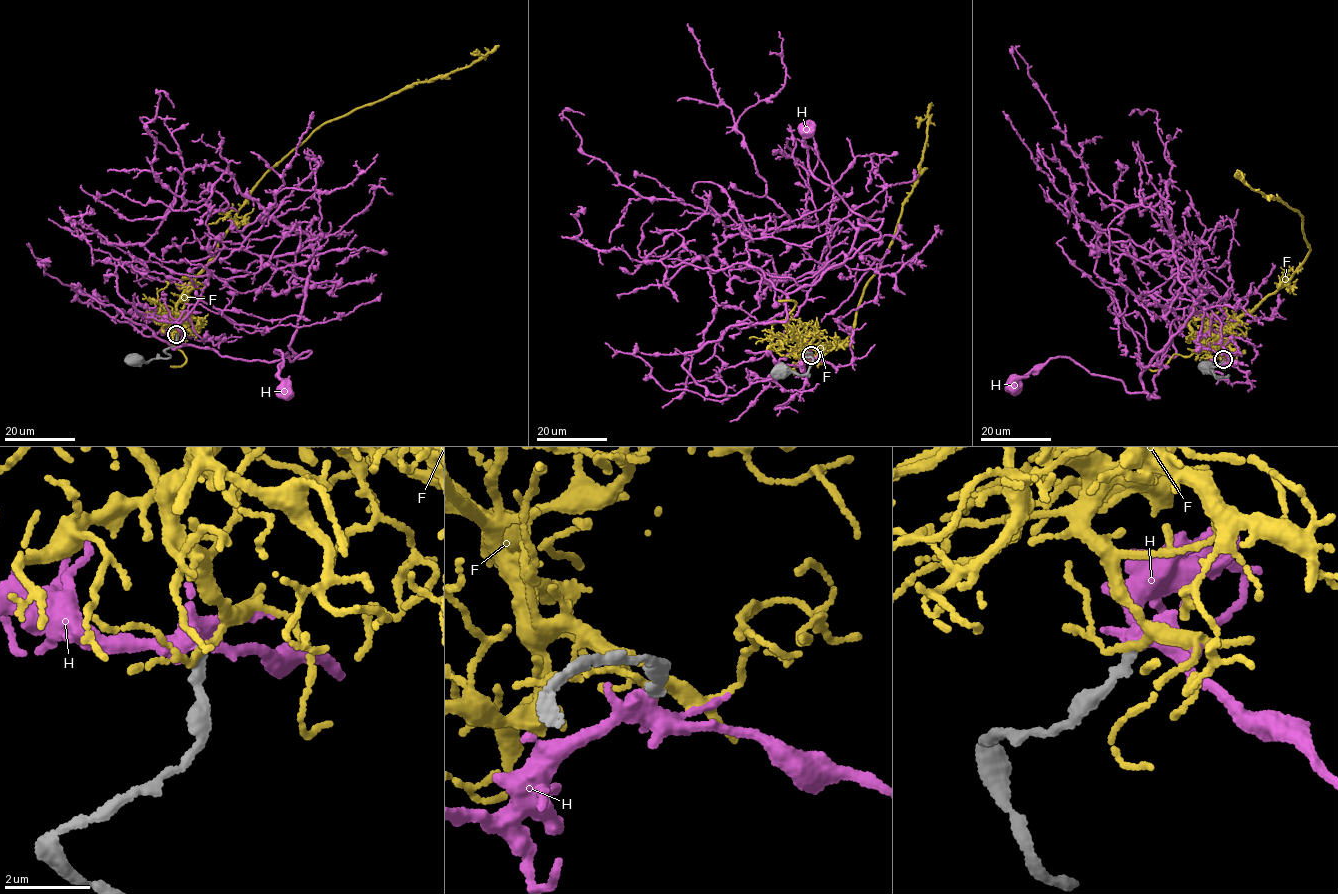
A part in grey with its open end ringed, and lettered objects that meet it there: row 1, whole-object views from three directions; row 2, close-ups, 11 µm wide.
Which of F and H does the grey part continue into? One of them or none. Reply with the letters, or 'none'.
none

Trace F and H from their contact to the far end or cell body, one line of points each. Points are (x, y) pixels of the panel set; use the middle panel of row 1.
F: (811, 354), (798, 344), (835, 347), (851, 333), (862, 295), (880, 267), (917, 177), (932, 102)
H: (810, 355), (730, 396), (682, 365), (731, 326), (784, 322), (788, 294), (880, 236), (809, 169), (807, 129)

